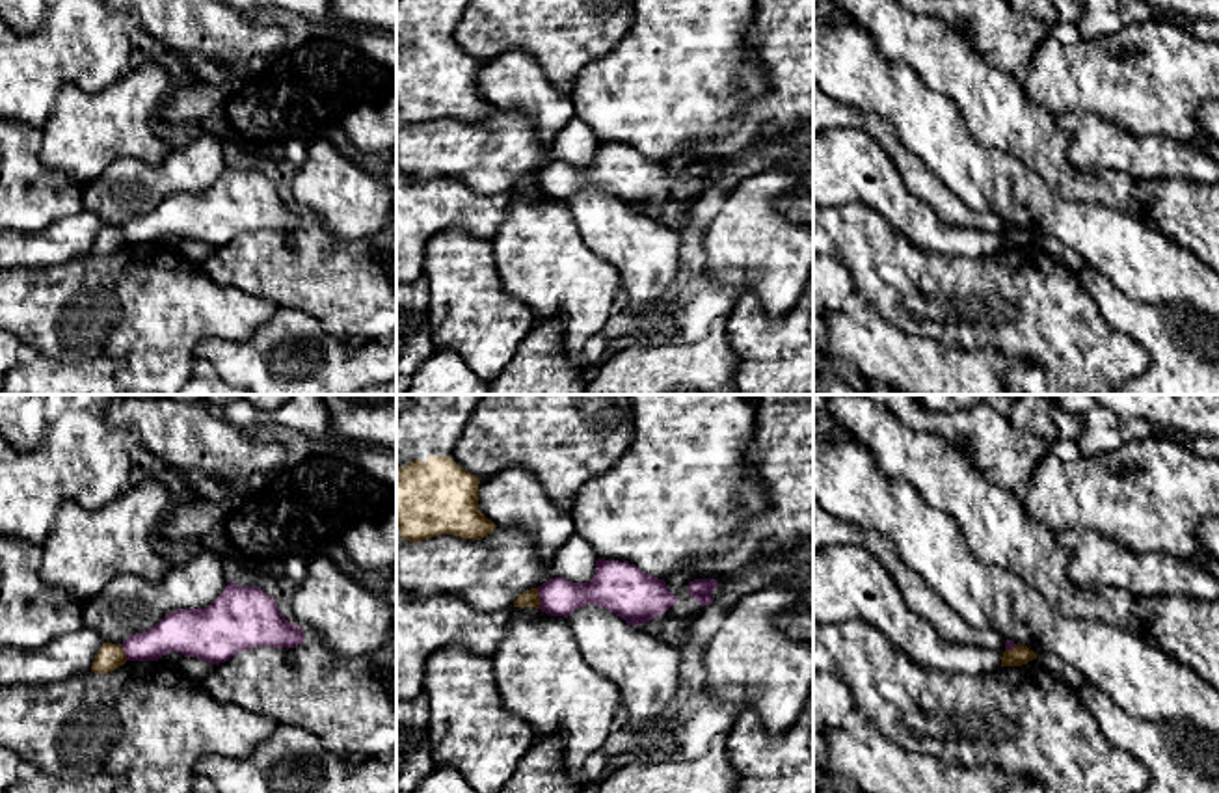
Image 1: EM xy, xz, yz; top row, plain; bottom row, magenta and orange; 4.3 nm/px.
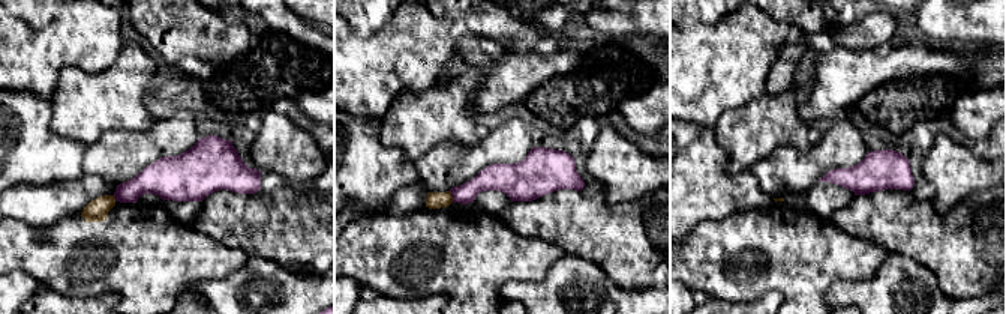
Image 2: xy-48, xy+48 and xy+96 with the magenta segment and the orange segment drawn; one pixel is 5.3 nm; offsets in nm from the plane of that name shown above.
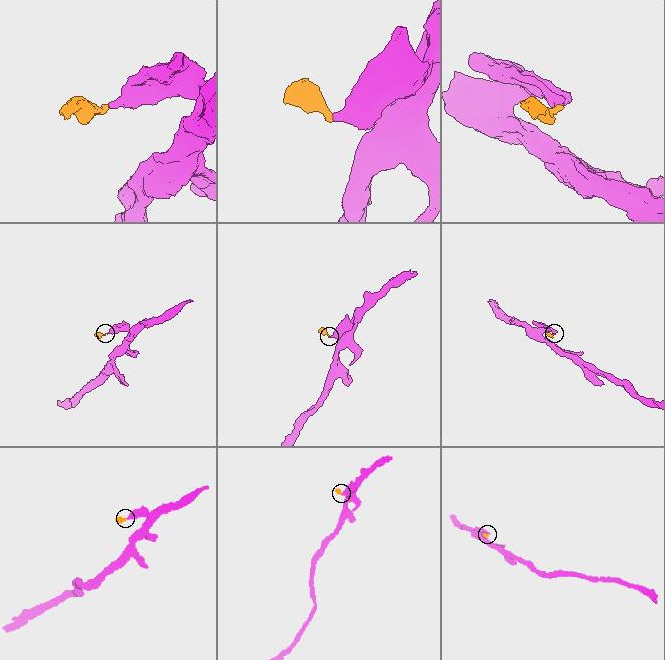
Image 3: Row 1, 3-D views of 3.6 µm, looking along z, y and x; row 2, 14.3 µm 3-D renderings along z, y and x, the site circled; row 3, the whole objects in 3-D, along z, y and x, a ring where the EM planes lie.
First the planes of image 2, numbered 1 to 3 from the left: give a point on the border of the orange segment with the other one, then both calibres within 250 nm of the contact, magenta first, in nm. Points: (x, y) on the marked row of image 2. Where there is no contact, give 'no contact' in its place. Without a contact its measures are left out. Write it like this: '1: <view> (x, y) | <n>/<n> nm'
1: xy-48 (114, 197) | 160/120 nm
2: xy+48 (453, 197) | 140/100 nm
3: no contact

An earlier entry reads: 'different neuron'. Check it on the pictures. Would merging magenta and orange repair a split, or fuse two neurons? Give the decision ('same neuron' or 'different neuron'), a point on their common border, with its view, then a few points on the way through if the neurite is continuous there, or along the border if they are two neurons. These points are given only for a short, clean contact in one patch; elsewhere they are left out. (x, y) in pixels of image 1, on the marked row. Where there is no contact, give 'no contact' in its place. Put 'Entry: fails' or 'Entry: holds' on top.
Entry: holds
different neuron | xz (540, 598) | along xz (536, 589), (540, 607)

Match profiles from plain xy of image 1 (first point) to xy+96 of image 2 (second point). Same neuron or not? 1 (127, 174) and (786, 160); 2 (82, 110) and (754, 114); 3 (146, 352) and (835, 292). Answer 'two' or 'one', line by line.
1: one
2: one
3: two

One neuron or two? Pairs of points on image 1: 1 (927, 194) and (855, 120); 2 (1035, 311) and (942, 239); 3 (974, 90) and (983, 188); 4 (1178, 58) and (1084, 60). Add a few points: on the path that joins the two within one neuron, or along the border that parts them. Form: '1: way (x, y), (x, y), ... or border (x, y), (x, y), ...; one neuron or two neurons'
1: way (914, 174), (875, 129); one neuron
2: border (925, 248), (964, 257), (992, 257), (1000, 252); two neurons
3: border (957, 108), (979, 144), (1005, 151), (1020, 162); two neurons
4: way (1154, 66), (1108, 66); one neuron

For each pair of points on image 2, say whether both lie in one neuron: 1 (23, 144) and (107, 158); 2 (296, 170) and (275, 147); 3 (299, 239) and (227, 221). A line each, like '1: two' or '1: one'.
1: two
2: one
3: one

